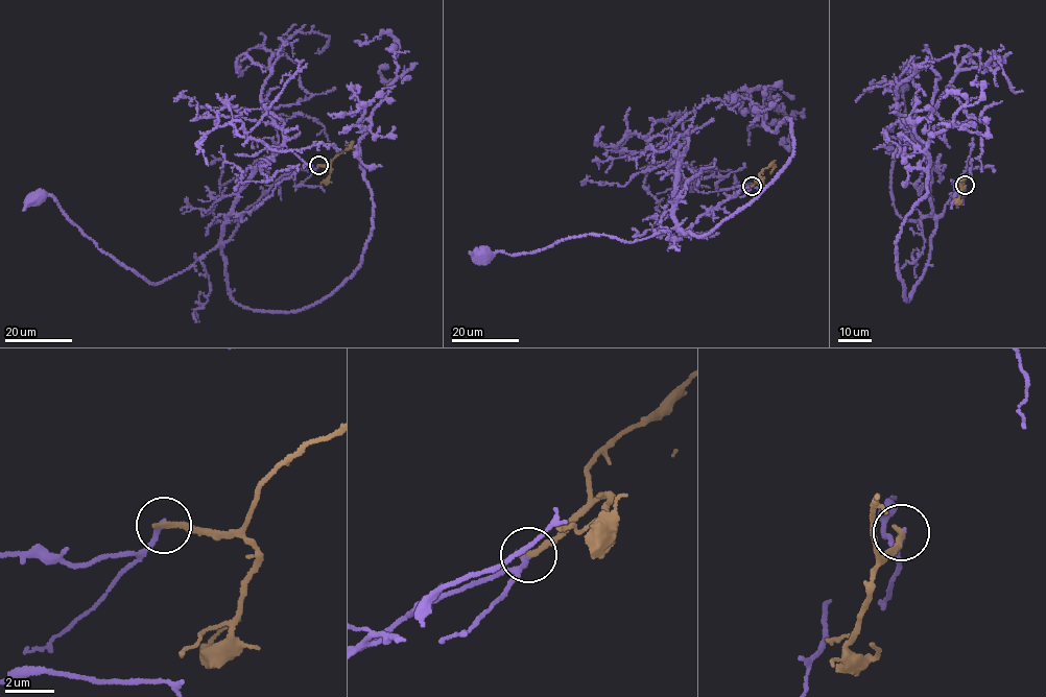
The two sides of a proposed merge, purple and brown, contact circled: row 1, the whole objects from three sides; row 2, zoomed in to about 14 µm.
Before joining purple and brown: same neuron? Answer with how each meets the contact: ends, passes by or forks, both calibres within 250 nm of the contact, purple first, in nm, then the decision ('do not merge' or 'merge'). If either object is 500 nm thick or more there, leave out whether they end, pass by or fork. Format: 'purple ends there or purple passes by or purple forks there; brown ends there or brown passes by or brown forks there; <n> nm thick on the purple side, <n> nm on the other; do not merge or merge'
purple ends there; brown ends there; 190 nm thick on the purple side, 240 nm on the other; do not merge

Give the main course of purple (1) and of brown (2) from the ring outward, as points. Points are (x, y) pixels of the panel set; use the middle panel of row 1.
1: (751, 186), (712, 207), (686, 230), (671, 229), (628, 242), (590, 234), (537, 251), (482, 256)
2: (751, 186), (773, 164), (771, 173)

